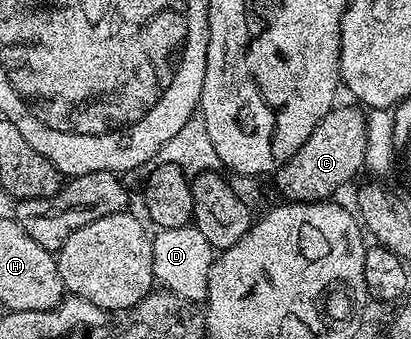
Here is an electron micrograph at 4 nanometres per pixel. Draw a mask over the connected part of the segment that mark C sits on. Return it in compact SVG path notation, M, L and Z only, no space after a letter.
M337 104L331 112L310 132L306 144L290 156L286 165L275 171L276 190L281 199L290 202L323 202L336 196L336 193L355 176L364 170L366 156L366 114L359 105Z

